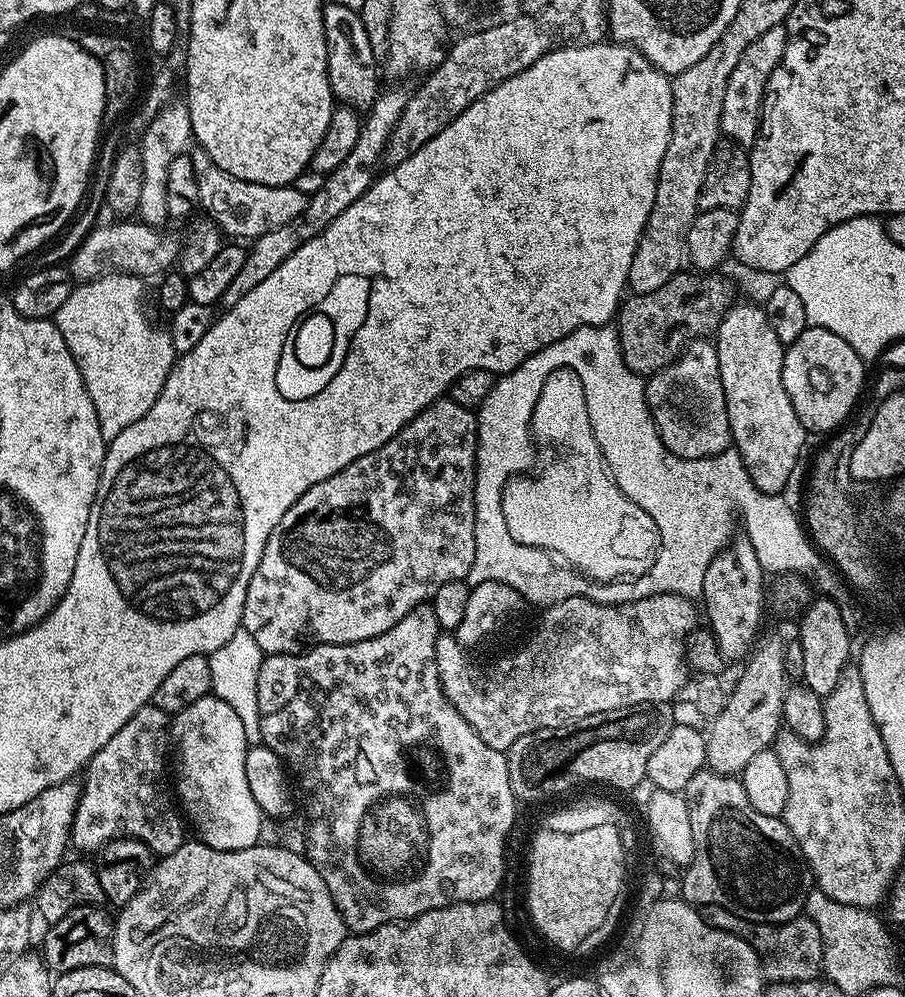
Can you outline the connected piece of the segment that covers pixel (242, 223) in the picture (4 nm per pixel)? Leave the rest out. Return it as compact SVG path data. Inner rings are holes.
M199 146L193 147L190 155L194 162L194 178L198 178L200 208L225 237L251 242L269 230L286 226L286 222L298 218L306 210L309 193L299 192L299 187L262 186L234 178L234 174L226 174L226 170L218 167L214 158L210 158L210 154L206 154L206 150Z

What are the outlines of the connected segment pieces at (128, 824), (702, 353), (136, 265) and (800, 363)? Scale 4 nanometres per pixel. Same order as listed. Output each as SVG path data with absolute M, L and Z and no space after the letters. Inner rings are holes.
M142 705L134 718L94 754L83 776L70 841L71 847L80 851L77 853L96 854L112 840L129 839L142 842L162 857L174 854L186 843L186 824L170 791L170 716L158 705Z
M701 338L693 340L671 364L647 377L644 385L648 409L656 423L658 434L664 445L674 454L687 460L701 460L729 451L732 444L730 418L726 414L726 398L722 390L722 374L718 374L718 354L715 343Z
M114 222L96 228L76 248L70 271L73 281L97 280L111 272L125 272L141 278L159 278L180 259L181 241L172 236L163 236L163 231L143 222Z
M808 327L793 344L784 349L782 382L790 394L790 406L809 433L831 433L849 419L852 407L864 388L865 361L838 334ZM848 416L848 417L847 417ZM832 428L832 429L831 429Z

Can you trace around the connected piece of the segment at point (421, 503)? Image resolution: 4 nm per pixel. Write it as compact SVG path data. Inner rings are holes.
M451 398L435 400L429 408L423 408L411 422L394 438L390 438L378 450L350 462L338 474L318 482L318 486L310 486L286 514L282 514L282 522L274 526L270 538L265 542L262 558L258 562L258 570L250 578L250 586L246 590L246 602L242 610L242 627L258 642L258 646L267 655L294 654L309 648L317 648L319 644L349 644L350 642L366 642L366 638L374 638L378 634L386 634L390 626L397 624L410 610L420 604L431 601L438 589L446 586L446 582L464 580L470 566L474 566L474 490L476 489L476 412L466 406L458 406Z

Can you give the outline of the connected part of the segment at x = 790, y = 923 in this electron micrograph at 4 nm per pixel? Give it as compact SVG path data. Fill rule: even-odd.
M705 904L702 908L704 921L718 930L732 932L735 936L750 938L754 950L766 965L766 972L773 981L815 980L821 975L823 966L822 937L818 926L805 914L786 921L785 924L753 924L722 906Z

